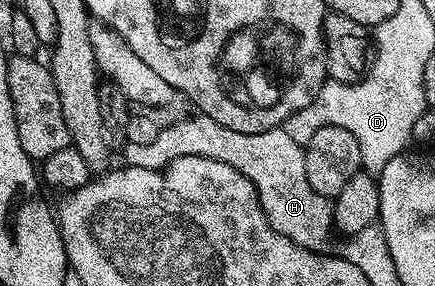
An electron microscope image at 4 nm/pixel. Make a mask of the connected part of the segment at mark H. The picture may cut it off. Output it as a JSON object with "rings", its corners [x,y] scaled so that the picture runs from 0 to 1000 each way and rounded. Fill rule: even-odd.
{"rings":[[[460,399],[441,402],[428,420],[407,420],[400,434],[384,437],[382,448],[377,437],[363,458],[356,497],[347,497],[347,510],[310,510],[290,500],[283,521],[285,570],[308,587],[372,591],[389,563],[423,545],[474,545],[476,552],[494,552],[503,566],[522,566],[522,580],[540,580],[586,650],[609,755],[632,808],[669,829],[680,853],[699,867],[745,871],[747,836],[754,832],[756,811],[768,808],[766,717],[759,689],[736,685],[724,678],[724,664],[715,664],[715,636],[706,636],[706,580],[701,577],[697,507],[676,497],[655,465],[653,444],[625,448],[605,469],[547,469],[543,455],[522,455],[522,441],[503,441],[503,427],[494,427],[485,413]]]}

